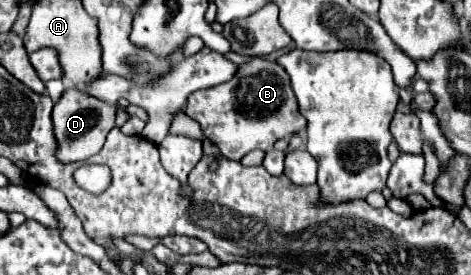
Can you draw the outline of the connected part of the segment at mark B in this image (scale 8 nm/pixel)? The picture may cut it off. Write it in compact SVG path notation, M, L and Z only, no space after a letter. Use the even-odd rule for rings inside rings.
M251 58L249 62L241 64L235 72L235 76L219 86L207 88L207 90L197 90L189 96L189 106L187 106L187 116L199 122L203 134L219 146L221 154L229 160L241 160L247 152L251 150L263 150L267 152L279 138L299 134L305 130L307 120L299 114L297 108L297 98L291 90L291 82L287 72L275 62L275 60L265 60L265 58Z

